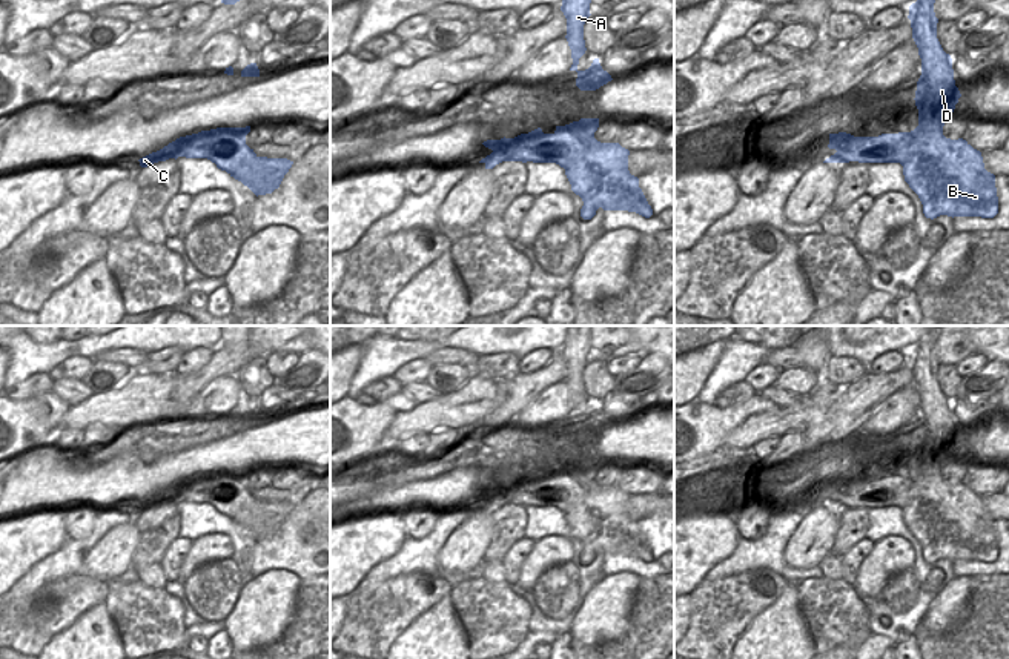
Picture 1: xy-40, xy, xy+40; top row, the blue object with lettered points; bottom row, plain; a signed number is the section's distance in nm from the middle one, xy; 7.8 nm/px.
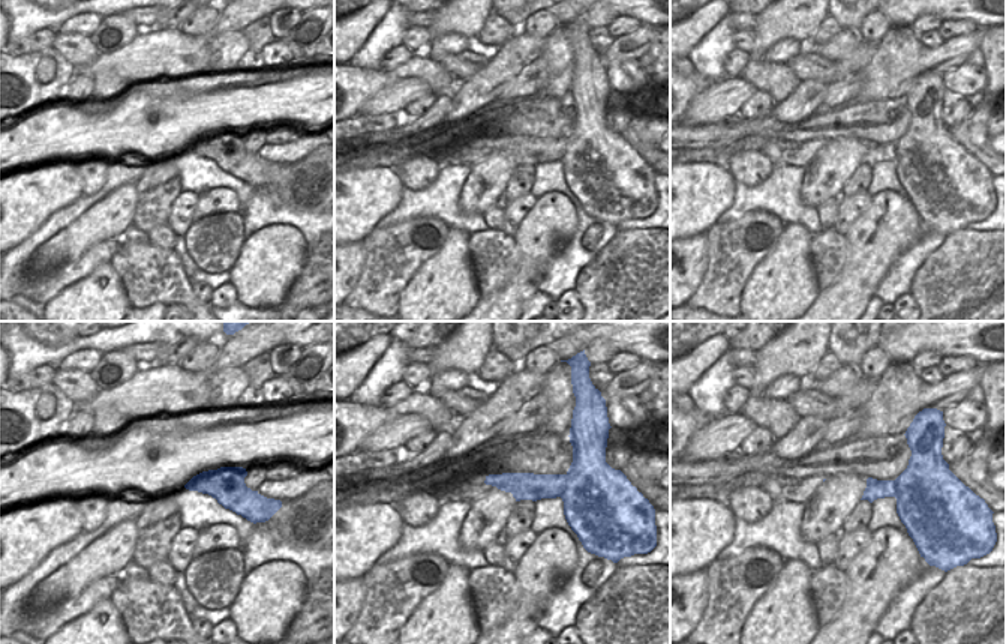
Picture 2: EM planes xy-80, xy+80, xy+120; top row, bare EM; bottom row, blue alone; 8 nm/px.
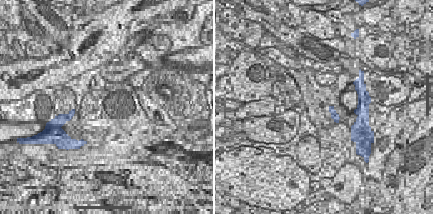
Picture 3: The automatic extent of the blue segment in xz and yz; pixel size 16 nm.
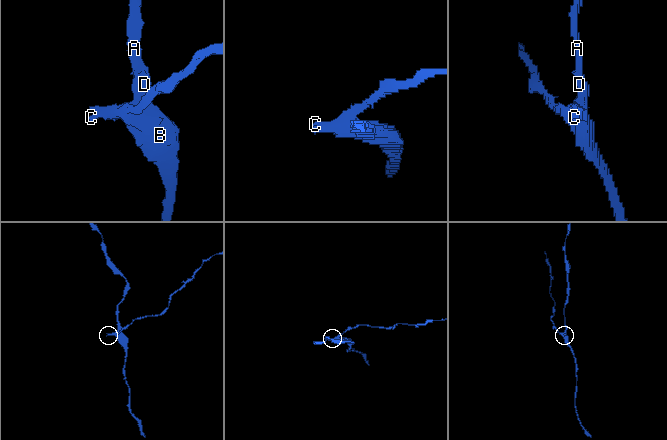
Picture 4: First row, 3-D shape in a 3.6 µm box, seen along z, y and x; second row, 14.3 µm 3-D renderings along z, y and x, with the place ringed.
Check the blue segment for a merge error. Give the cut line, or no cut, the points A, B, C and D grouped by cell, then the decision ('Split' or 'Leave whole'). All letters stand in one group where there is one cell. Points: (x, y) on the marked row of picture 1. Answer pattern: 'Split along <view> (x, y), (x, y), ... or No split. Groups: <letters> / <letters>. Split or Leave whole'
Split along xy (576, 122), (576, 129), (596, 142), (565, 169). Groups: A B D / C. Split

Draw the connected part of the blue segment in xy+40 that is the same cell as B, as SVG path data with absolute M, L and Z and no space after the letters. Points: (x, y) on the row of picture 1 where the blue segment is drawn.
M917 0L908 15L921 58L914 100L923 140L911 161L903 164L905 181L918 195L926 218L994 218L998 214L995 175L984 169L981 152L963 138L943 135L961 94L955 86L952 58L937 38L934 3Z

